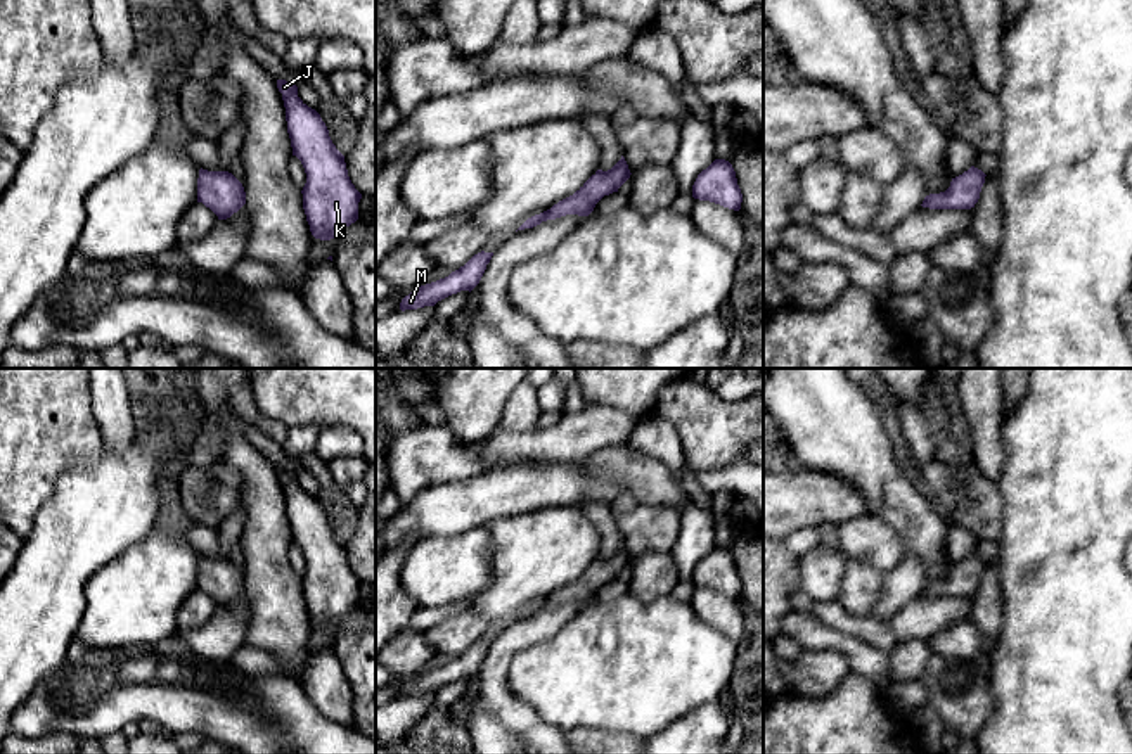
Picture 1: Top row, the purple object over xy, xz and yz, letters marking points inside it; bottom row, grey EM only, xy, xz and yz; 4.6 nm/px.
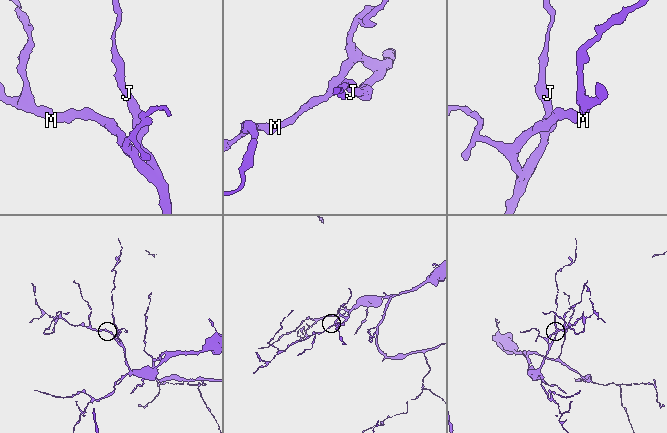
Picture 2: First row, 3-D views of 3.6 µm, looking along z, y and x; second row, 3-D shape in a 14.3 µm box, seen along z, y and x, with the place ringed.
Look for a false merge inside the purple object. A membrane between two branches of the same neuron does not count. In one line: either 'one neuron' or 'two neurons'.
one neuron

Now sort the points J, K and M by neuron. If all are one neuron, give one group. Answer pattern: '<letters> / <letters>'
J K M

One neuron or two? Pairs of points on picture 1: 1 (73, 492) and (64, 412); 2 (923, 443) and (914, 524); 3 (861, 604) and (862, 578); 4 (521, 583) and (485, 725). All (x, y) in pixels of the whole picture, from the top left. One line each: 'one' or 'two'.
1: two
2: two
3: one
4: two

